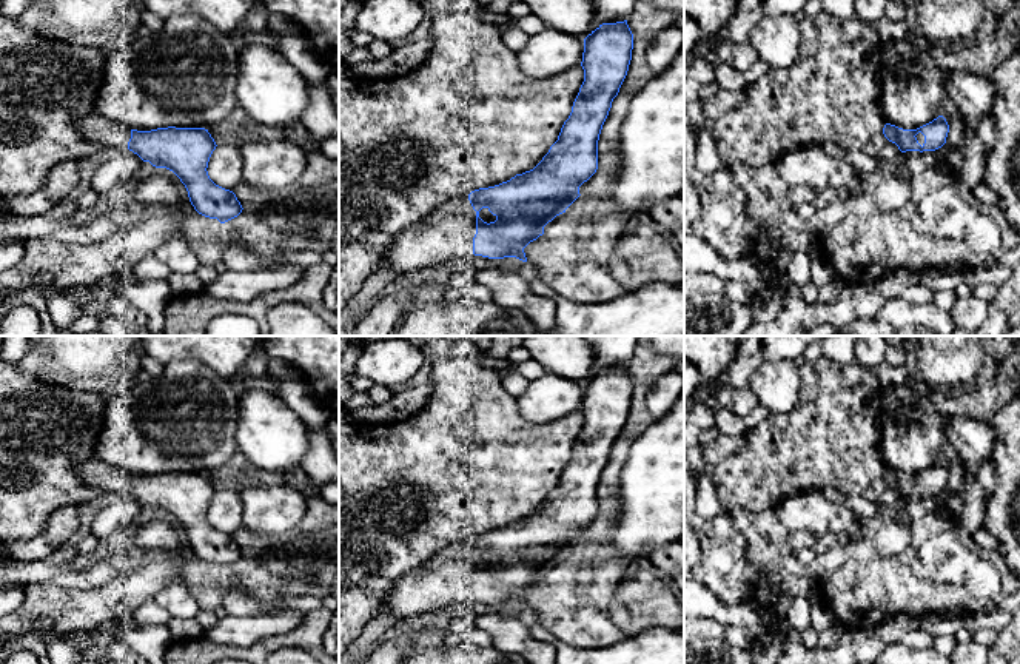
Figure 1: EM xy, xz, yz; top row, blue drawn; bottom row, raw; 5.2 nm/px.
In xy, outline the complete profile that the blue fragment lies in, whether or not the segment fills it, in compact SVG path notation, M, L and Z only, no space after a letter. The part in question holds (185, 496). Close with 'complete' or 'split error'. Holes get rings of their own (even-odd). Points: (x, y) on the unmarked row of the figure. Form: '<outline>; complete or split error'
M97 456L80 464L77 473L86 485L114 496L129 495L153 511L173 516L199 559L225 568L242 558L236 539L208 521L208 507L217 491L208 475L168 471L137 476Z; split error

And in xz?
M627 365L602 368L584 384L581 411L584 427L564 467L558 485L530 516L516 519L495 532L479 533L461 544L441 550L427 564L402 578L387 595L377 615L385 612L408 619L441 612L451 604L482 601L488 604L516 602L527 607L524 593L544 579L544 572L581 541L579 532L598 515L598 485L613 444L627 421L632 405L633 379ZM487 553L495 567L484 567L479 556Z; split error

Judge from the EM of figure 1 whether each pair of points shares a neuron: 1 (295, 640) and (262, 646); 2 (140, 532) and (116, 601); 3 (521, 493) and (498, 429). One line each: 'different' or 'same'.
1: same
2: different
3: same

